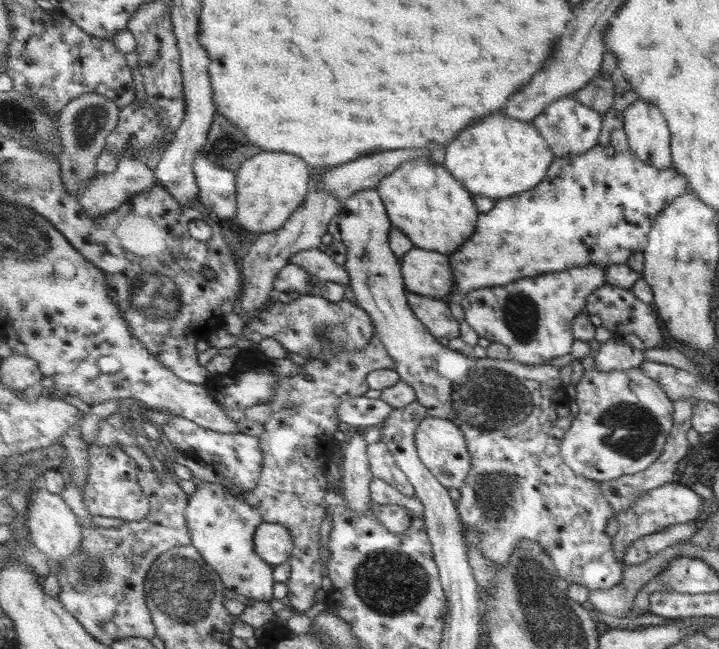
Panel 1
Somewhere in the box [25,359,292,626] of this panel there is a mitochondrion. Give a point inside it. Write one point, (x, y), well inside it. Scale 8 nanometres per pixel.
(94, 572)

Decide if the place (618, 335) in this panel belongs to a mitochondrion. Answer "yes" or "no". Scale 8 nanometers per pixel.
no

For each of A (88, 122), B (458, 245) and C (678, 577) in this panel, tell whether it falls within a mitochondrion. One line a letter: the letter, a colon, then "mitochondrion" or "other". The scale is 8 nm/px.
A: mitochondrion
B: other
C: mitochondrion

